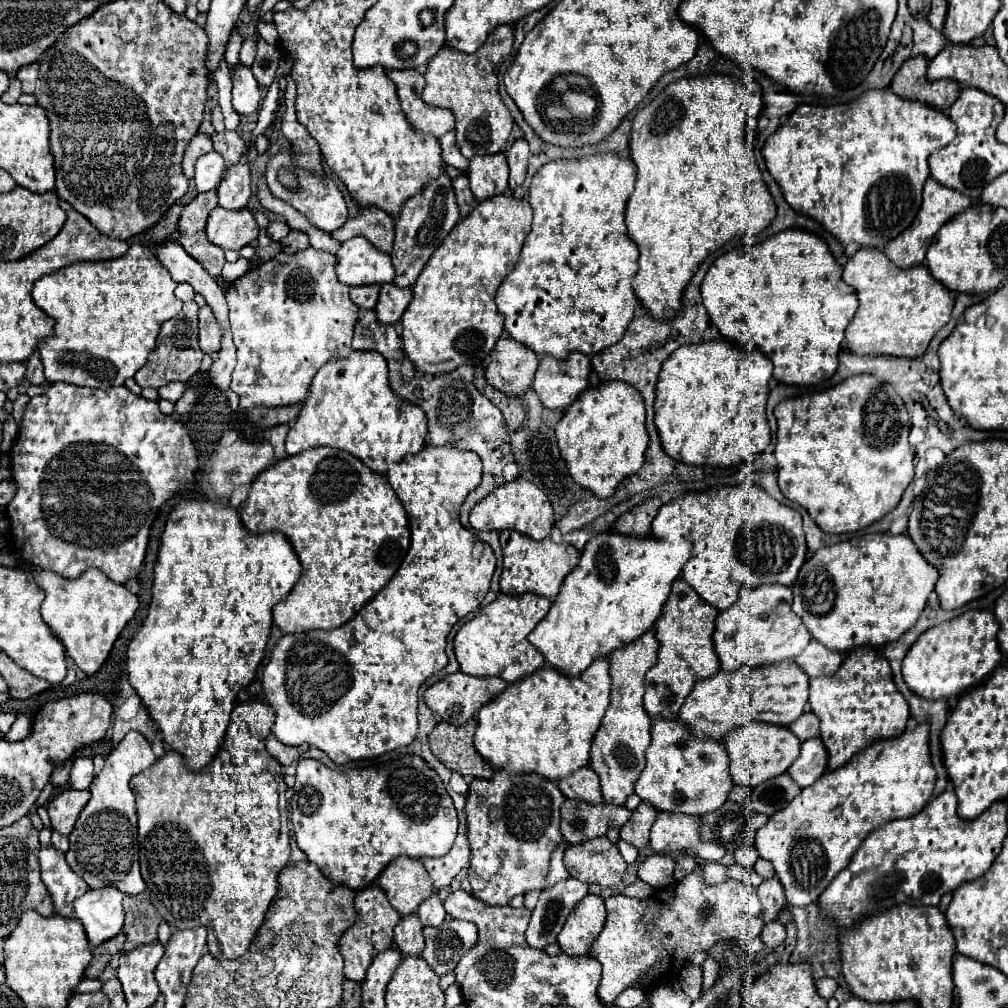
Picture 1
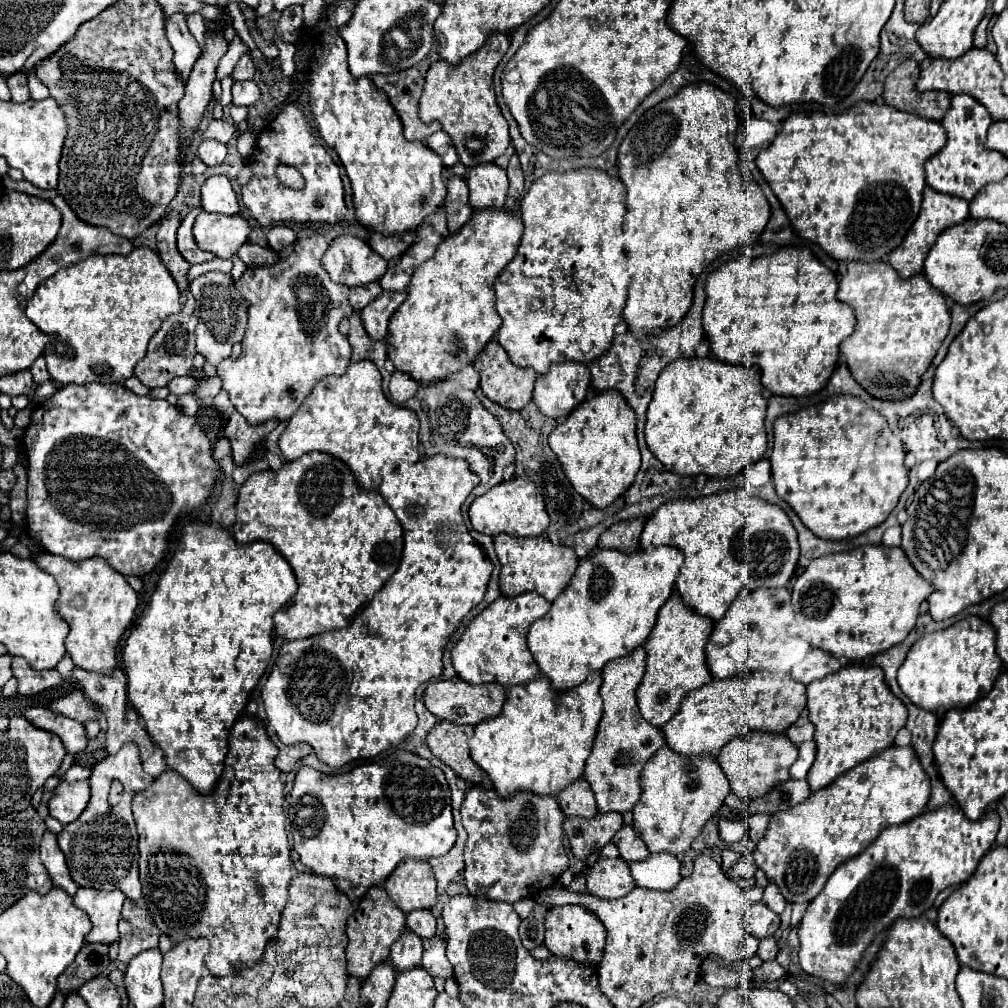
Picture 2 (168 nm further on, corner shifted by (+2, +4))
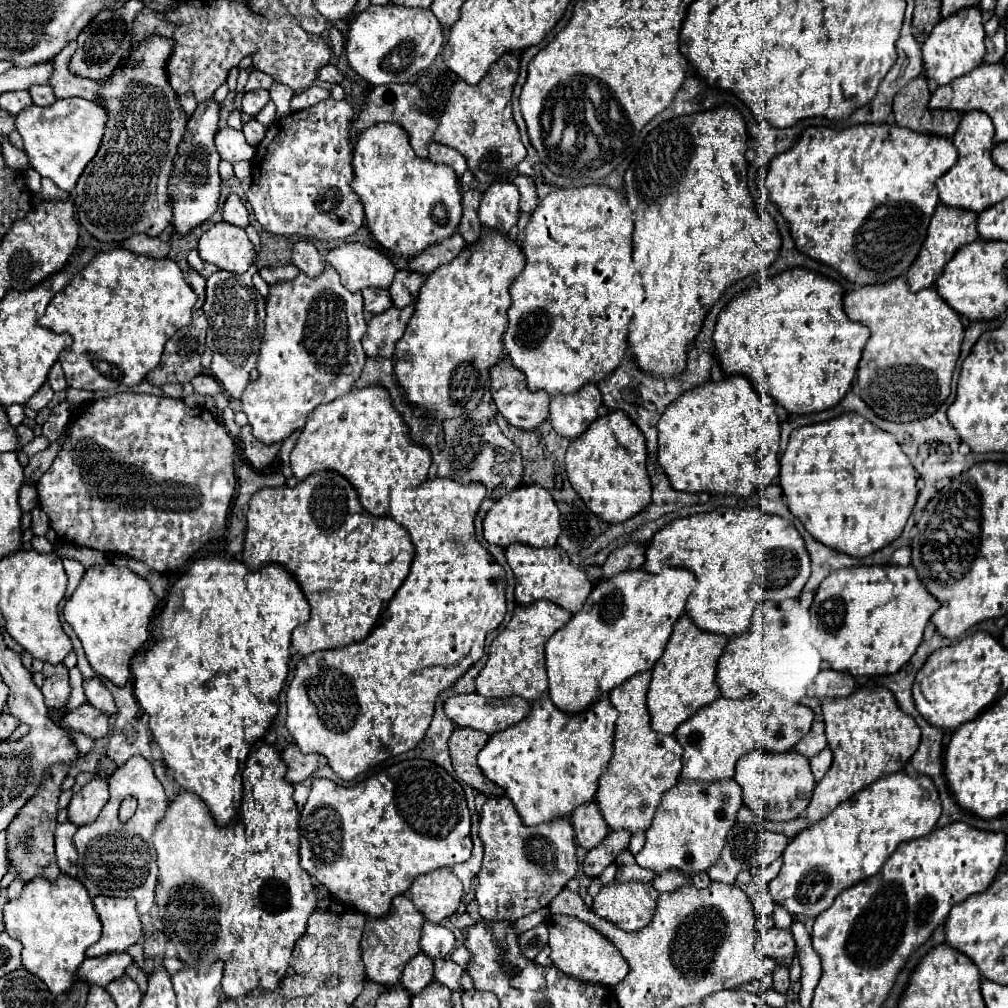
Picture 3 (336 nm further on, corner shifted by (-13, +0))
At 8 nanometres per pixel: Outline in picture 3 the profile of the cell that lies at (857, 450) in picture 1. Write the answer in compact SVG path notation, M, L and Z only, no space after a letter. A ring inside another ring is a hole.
M843 414L829 422L793 430L779 472L779 486L789 512L801 520L815 540L855 558L869 556L901 536L919 494L915 484L917 472L895 436L879 430L857 414Z

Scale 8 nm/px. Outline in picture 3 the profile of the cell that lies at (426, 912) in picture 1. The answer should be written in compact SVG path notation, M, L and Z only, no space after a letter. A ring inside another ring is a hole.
M425 922L423 936L421 936L421 952L427 954L431 960L445 958L453 952L455 938L453 932L441 924Z

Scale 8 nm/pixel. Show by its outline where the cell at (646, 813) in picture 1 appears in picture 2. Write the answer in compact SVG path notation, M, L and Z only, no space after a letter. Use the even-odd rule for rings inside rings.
M626 824L620 828L620 832L614 836L612 840L618 850L620 850L620 858L626 862L636 862L636 860L644 860L650 852L648 848L644 848L644 840L640 840L640 834L636 832L634 824Z

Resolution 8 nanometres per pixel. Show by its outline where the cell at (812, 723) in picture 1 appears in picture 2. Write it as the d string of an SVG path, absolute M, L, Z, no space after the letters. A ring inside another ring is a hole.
M802 716L786 730L786 736L798 746L798 744L814 738L814 724L806 716Z

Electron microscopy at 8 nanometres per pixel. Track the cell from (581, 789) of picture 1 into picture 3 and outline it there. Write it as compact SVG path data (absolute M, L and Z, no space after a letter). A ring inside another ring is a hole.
M587 802L579 806L571 814L571 826L575 830L575 838L579 846L583 846L587 852L595 846L599 846L605 836L609 834L609 828L599 812L599 806L595 802Z

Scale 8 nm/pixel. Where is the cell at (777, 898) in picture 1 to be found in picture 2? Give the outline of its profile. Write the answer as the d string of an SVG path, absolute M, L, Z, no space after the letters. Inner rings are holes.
M762 900L756 902L750 910L750 920L748 920L748 930L756 940L764 936L772 936L780 928L780 916L772 912Z

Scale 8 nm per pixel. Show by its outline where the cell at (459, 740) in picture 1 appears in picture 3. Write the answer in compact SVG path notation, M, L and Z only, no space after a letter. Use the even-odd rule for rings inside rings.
M455 728L449 738L449 752L453 760L453 768L459 780L475 788L477 792L485 796L503 796L503 788L495 786L491 780L487 780L477 766L477 754L487 744L489 734L471 730L471 728Z

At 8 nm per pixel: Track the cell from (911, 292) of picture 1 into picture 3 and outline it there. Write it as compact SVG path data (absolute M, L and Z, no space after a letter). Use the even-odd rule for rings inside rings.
M905 276L895 282L865 286L857 292L851 292L843 298L845 314L853 322L861 322L871 330L871 338L863 350L863 358L859 362L857 372L857 388L859 396L865 404L879 416L889 422L905 424L913 420L923 420L931 416L949 396L953 368L961 354L963 342L963 324L959 314L937 294L935 288L925 288L917 294L909 290L905 284Z

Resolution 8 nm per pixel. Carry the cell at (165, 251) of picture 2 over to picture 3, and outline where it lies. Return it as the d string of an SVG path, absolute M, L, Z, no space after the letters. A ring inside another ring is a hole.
M189 270L189 280L191 280L191 288L195 290L197 294L197 304L195 304L195 310L199 310L205 302L205 278L201 274L197 274L195 270Z

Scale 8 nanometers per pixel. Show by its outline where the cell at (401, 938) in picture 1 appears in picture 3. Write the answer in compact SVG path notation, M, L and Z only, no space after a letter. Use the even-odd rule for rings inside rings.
M419 952L415 958L409 960L409 964L403 970L401 986L411 994L419 994L427 984L433 982L433 960L427 958L423 952Z

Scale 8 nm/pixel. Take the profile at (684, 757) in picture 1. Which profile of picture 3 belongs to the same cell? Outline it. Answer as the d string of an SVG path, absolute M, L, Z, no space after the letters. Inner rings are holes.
M679 780L675 788L663 794L653 824L647 830L647 842L635 856L637 864L653 870L655 874L665 870L679 870L683 874L709 870L725 846L727 832L737 822L737 812L741 806L741 788L735 780L715 784Z

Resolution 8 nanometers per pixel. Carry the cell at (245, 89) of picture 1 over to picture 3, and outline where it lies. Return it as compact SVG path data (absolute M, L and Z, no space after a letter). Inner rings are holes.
M267 90L245 92L245 94L243 94L243 108L241 108L241 112L247 114L247 116L251 116L251 118L255 118L269 100L271 100L271 98L269 98L269 92L267 92Z

